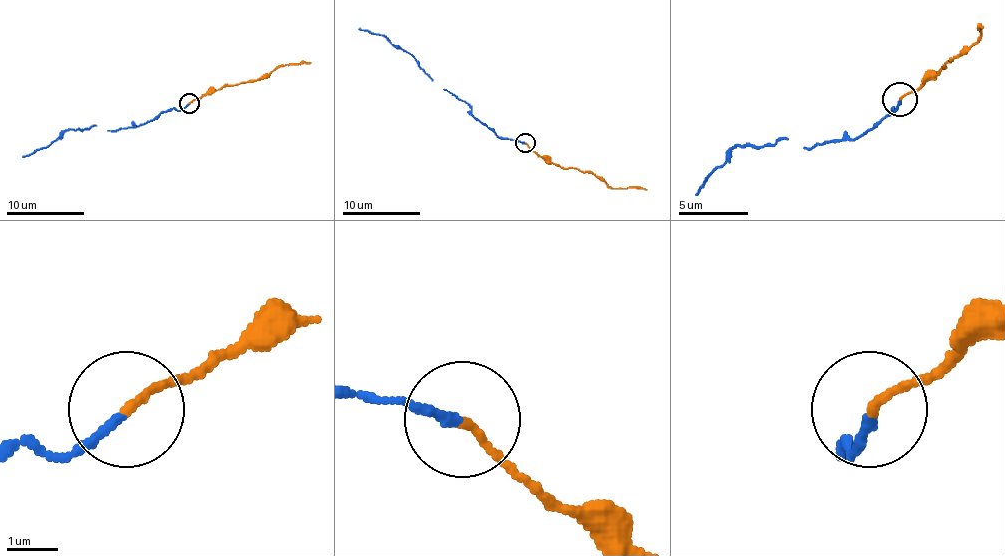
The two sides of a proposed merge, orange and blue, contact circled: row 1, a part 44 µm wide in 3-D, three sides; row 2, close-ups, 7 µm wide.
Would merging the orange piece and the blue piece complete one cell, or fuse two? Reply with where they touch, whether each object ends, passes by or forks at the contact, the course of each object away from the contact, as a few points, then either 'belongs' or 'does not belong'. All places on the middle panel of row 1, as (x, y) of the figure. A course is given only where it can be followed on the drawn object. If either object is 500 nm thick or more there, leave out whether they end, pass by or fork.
place (525, 143); orange ends; blue ends; course orange (524, 142), (561, 167), (575, 167), (596, 175), (614, 189), (647, 189); course blue (524, 142), (497, 136), (464, 101), (443, 90), (404, 51), (396, 49), (382, 35), (359, 27); belongs

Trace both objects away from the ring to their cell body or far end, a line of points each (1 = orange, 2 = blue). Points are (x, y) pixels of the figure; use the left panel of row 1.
1: (188, 104), (225, 84), (260, 80), (278, 67), (311, 63)
2: (188, 104), (181, 109), (161, 111), (142, 125), (107, 131), (97, 125), (68, 129), (46, 148), (23, 156)

